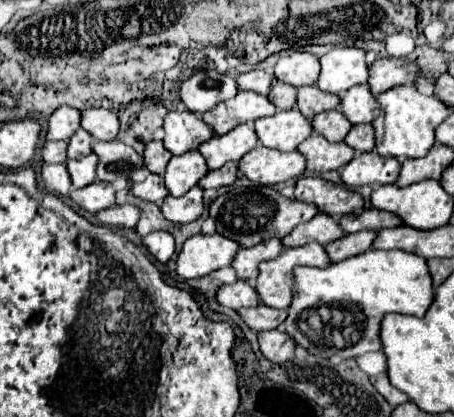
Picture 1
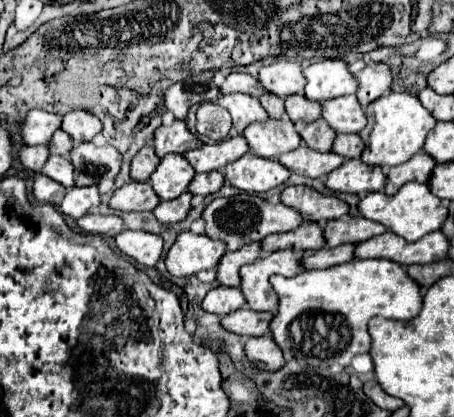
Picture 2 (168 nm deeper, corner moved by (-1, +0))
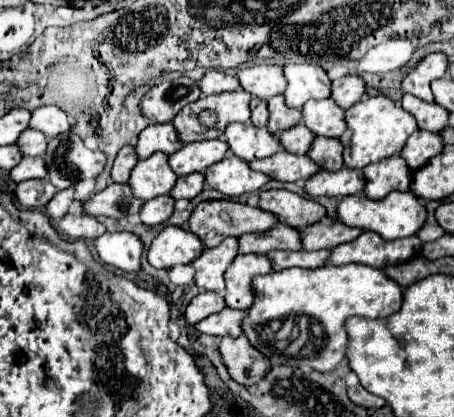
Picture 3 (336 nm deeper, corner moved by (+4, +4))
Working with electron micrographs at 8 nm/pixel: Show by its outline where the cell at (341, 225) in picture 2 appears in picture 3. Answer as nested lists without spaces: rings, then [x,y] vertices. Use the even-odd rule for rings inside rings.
[[[338,220],[334,222],[316,222],[300,232],[306,250],[322,250],[322,248],[336,248],[338,244],[352,242],[364,230],[350,228]]]

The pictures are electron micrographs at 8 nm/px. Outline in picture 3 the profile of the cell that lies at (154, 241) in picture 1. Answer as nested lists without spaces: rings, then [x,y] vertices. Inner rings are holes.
[[[106,232],[96,240],[96,250],[102,262],[122,270],[122,272],[138,272],[140,258],[144,252],[144,242],[132,232]]]

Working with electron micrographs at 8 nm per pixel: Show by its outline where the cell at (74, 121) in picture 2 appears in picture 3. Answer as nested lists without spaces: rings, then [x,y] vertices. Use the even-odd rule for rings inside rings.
[[[42,106],[42,108],[36,108],[32,112],[30,128],[36,128],[36,130],[44,132],[48,138],[54,138],[58,134],[70,132],[72,122],[68,120],[66,112],[60,110],[58,106]]]

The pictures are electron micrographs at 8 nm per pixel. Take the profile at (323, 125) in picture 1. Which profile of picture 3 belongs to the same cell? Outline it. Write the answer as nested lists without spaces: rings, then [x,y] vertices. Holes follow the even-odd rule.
[[[302,122],[280,134],[280,142],[282,142],[284,150],[294,152],[294,154],[306,154],[310,150],[314,138],[316,138],[314,132],[310,132],[310,128],[306,128]]]

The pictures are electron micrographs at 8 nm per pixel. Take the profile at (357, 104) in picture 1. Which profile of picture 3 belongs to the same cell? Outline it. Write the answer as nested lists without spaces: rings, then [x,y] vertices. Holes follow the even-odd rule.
[[[310,100],[302,106],[302,122],[316,134],[328,138],[340,138],[346,130],[344,110],[332,100]]]

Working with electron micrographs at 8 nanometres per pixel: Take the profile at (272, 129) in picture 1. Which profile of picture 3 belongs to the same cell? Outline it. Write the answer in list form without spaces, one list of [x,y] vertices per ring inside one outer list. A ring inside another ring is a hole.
[[[252,122],[230,124],[226,128],[226,142],[230,144],[230,150],[246,162],[272,156],[280,150],[278,136],[268,132],[268,128],[254,126]]]

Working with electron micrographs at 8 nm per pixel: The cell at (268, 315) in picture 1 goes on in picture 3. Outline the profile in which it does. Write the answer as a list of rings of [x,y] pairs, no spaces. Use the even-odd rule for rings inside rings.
[[[224,308],[222,312],[216,312],[196,324],[196,328],[204,334],[212,336],[240,336],[242,334],[242,320],[248,312],[234,310],[234,308]]]

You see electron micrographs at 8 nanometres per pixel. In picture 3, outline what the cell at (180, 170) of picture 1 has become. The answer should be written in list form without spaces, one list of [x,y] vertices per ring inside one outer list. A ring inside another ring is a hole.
[[[156,152],[154,156],[148,156],[134,166],[128,184],[132,186],[134,196],[146,202],[150,198],[168,194],[174,188],[176,180],[178,176],[170,168],[168,156],[162,152]]]

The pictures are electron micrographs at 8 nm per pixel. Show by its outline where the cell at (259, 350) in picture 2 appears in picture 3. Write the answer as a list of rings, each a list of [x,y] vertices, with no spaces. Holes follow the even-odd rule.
[[[224,336],[220,340],[220,354],[230,376],[242,386],[256,384],[270,372],[270,358],[254,348],[246,336]]]

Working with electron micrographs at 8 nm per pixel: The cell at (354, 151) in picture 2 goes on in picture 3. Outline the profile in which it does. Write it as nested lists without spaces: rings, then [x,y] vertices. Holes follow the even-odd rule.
[[[318,136],[308,152],[308,156],[322,166],[322,170],[336,170],[344,166],[344,146],[338,138],[324,138]]]

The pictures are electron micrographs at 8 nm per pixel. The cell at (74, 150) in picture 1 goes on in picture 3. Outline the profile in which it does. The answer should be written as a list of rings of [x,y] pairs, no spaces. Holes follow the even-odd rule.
[[[28,128],[18,138],[18,146],[22,148],[24,156],[42,156],[48,148],[48,138],[44,136],[44,132],[36,132],[34,128]]]

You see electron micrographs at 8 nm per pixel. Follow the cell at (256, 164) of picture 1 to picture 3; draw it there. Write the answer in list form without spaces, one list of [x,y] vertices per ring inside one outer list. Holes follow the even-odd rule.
[[[228,152],[224,160],[212,164],[206,172],[206,182],[210,188],[222,192],[224,196],[240,196],[246,192],[256,192],[264,188],[264,184],[270,182],[268,174],[256,172],[250,168],[250,164],[242,158],[238,158],[234,152]]]

